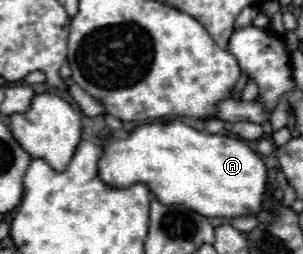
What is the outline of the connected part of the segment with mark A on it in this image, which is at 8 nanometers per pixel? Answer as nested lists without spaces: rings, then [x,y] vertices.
[[[180,120],[138,126],[128,138],[108,138],[100,158],[100,178],[110,186],[144,182],[162,204],[180,204],[206,218],[256,216],[264,204],[268,170],[262,158],[240,138],[208,134]]]

